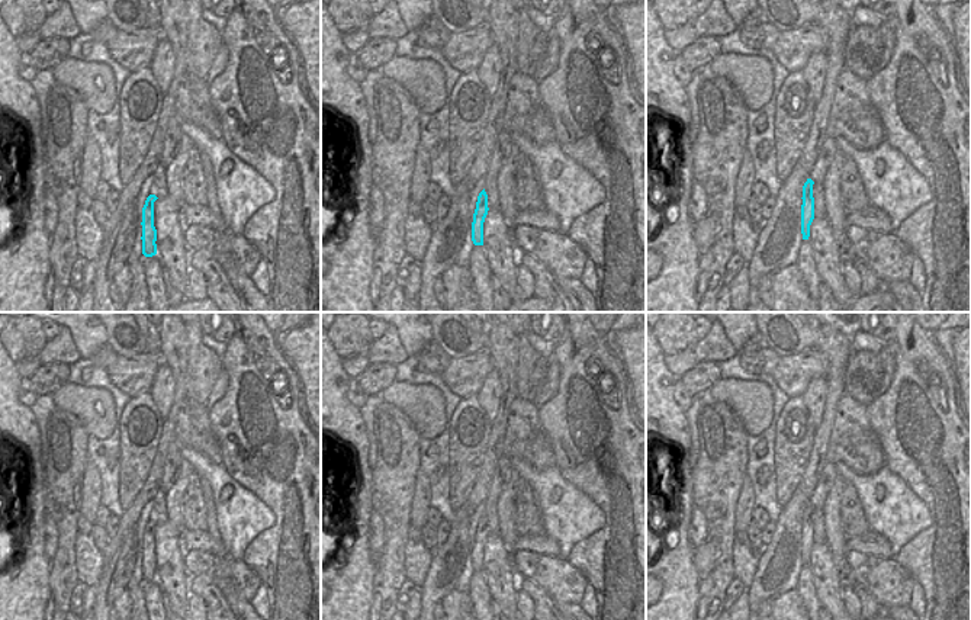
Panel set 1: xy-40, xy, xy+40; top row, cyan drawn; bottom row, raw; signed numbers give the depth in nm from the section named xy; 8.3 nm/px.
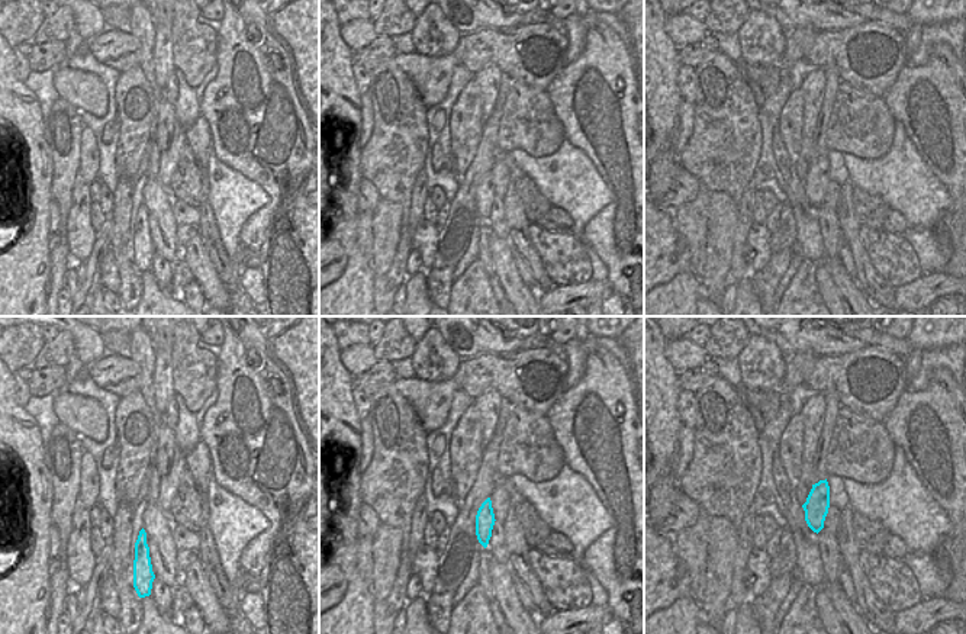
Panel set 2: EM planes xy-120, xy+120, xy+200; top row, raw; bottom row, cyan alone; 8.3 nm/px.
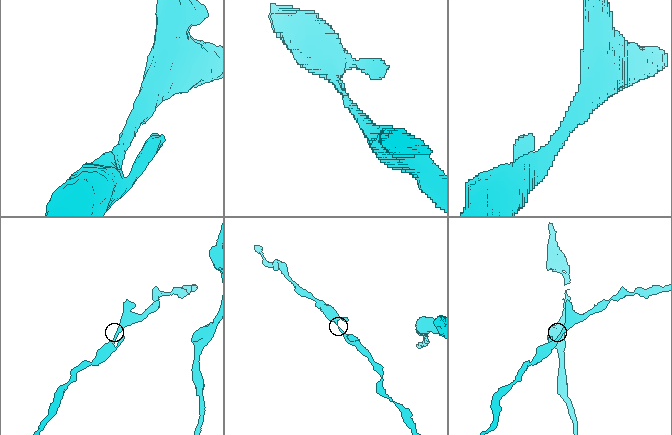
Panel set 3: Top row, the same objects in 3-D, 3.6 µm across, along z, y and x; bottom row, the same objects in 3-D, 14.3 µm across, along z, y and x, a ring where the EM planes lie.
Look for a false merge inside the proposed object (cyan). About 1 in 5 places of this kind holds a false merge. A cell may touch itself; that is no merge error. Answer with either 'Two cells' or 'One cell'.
One cell

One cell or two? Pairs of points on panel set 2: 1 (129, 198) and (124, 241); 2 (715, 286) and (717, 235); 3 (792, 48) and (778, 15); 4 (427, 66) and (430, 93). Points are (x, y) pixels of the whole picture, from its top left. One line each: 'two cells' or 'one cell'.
1: one cell
2: one cell
3: two cells
4: one cell

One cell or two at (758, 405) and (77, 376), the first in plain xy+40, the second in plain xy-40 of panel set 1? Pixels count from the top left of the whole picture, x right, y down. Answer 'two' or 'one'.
two

